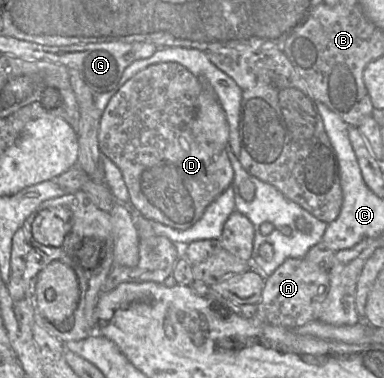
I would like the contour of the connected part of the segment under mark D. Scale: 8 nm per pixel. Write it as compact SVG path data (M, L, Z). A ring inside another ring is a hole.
M176 63L153 64L120 86L103 110L98 131L99 148L120 169L130 204L149 220L175 229L189 229L206 208L234 182L226 147L197 139L192 132L198 96L204 82Z

